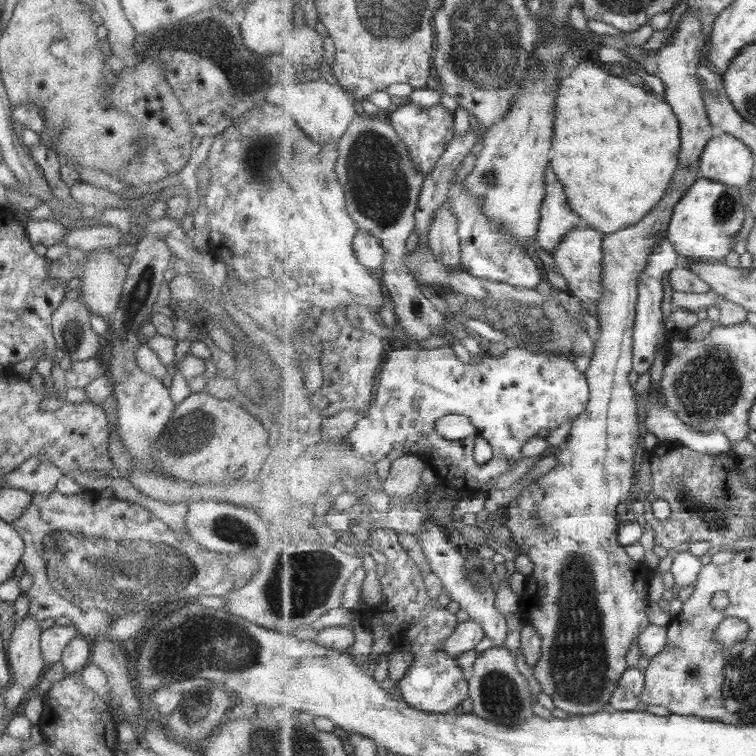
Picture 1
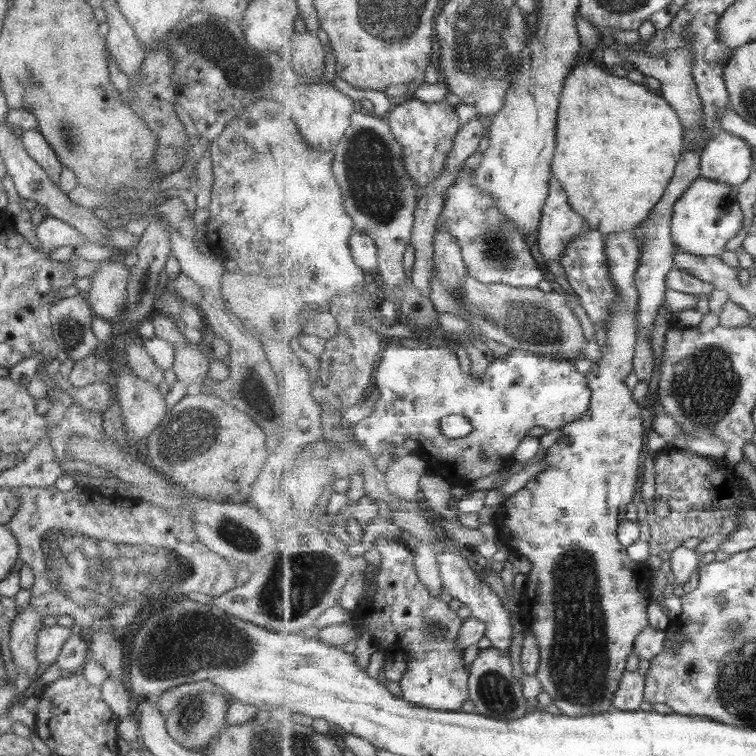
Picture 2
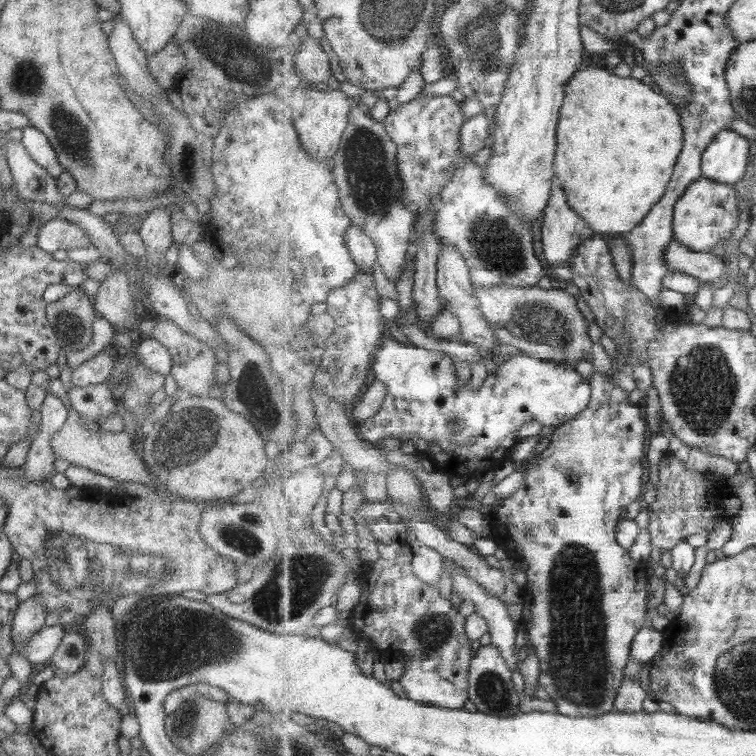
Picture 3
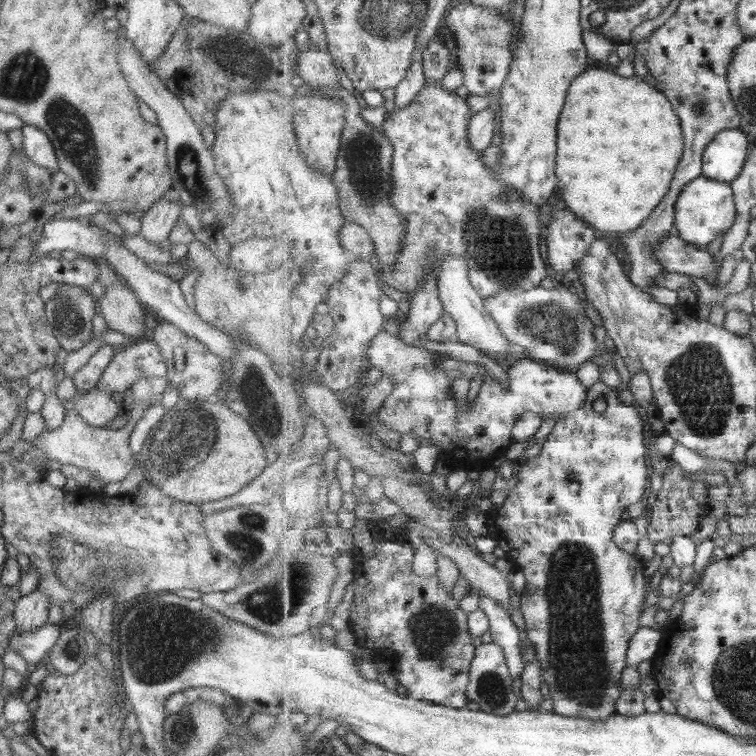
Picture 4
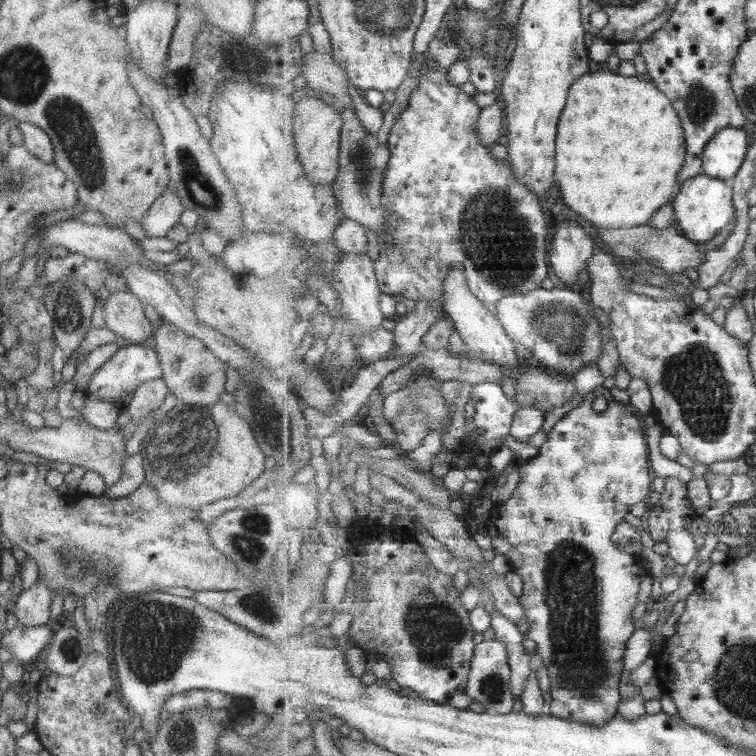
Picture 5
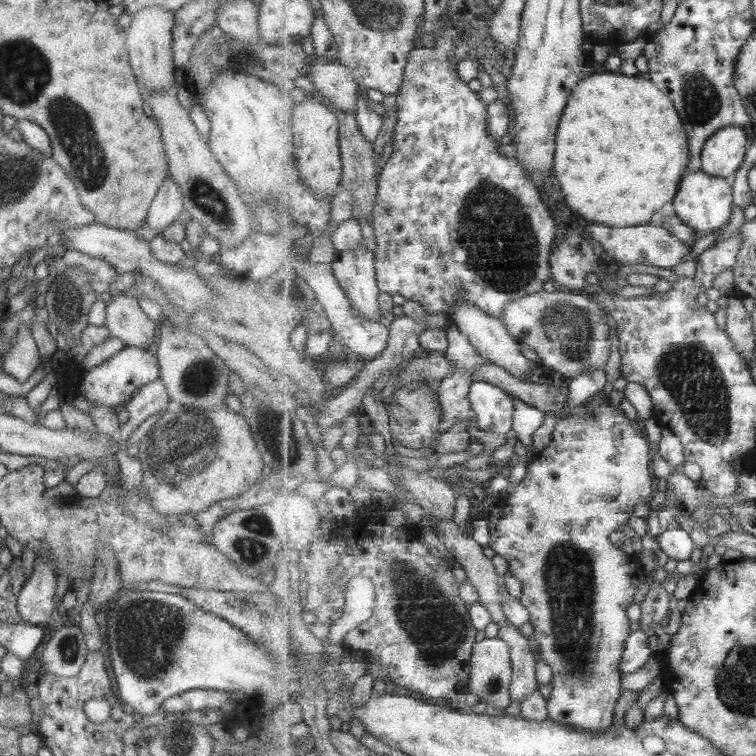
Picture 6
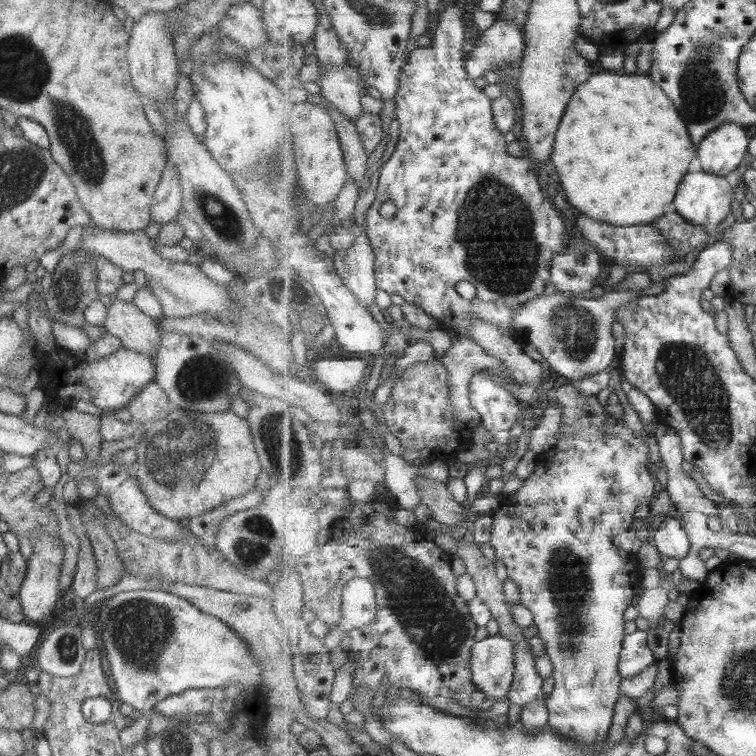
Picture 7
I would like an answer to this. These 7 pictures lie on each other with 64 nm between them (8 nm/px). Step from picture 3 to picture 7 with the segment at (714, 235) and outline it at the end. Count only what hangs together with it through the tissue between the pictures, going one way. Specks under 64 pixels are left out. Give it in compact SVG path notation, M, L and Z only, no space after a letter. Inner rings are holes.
M695 167L687 173L684 181L680 184L680 189L678 190L672 208L677 210L691 224L701 225L711 230L729 216L731 202L733 202L734 198L735 184L731 177L709 174Z

